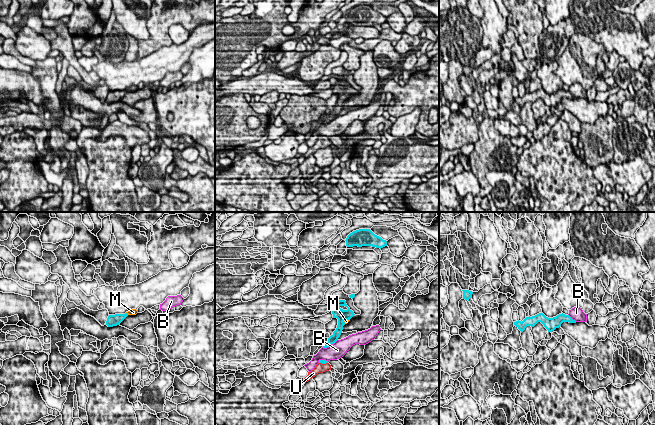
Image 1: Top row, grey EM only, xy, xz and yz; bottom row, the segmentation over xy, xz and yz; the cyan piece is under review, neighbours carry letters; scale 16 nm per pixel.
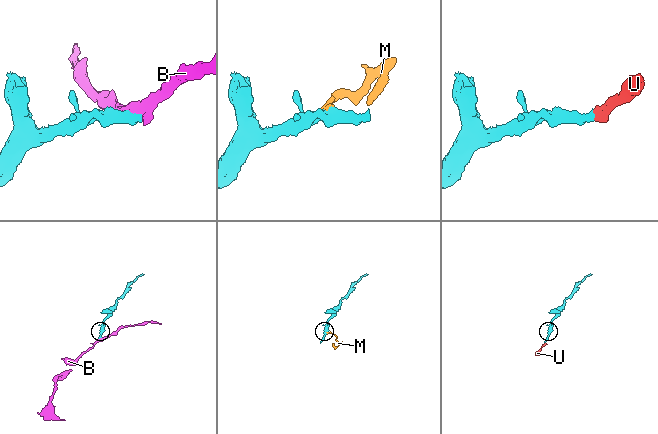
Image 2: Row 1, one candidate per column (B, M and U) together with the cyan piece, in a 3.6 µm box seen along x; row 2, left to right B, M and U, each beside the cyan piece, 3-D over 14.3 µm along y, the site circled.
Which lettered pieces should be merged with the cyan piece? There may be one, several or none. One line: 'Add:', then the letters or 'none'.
Add: M, U

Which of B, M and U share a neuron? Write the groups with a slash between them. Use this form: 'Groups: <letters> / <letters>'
Groups: B / M U

